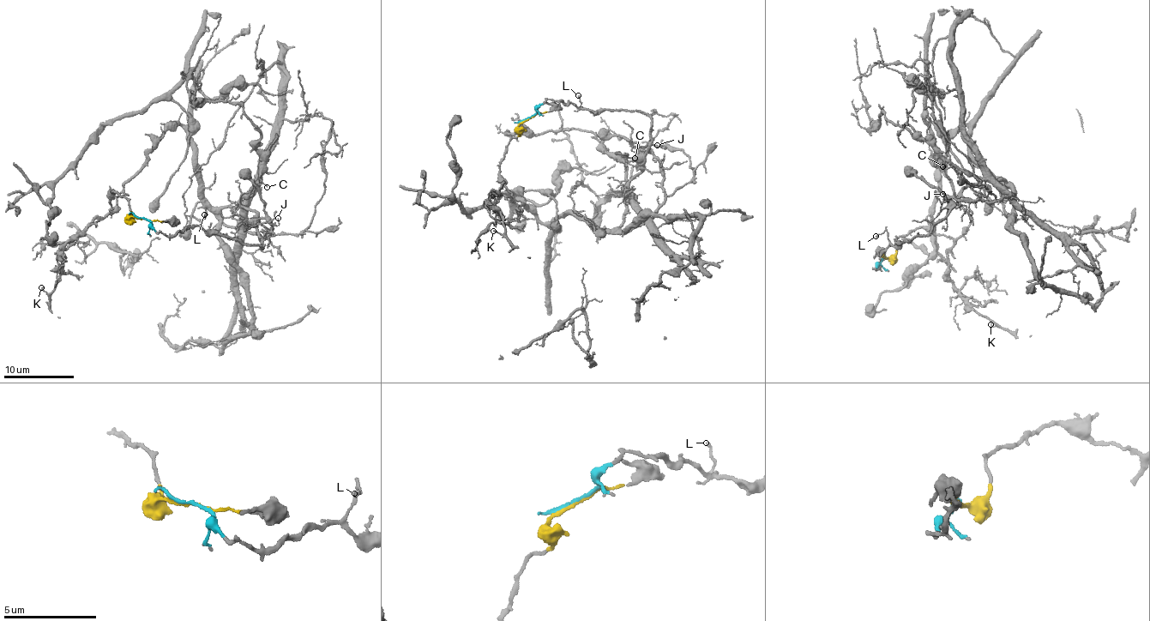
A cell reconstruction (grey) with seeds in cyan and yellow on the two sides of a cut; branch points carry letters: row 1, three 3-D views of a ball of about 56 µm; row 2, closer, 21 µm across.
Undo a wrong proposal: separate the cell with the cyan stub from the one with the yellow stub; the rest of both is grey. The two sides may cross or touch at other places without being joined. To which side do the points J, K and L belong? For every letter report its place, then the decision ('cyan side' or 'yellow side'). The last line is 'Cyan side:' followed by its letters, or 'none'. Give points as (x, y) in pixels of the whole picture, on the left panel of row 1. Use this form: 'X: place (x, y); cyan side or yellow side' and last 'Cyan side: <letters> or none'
J: place (278, 218); cyan side
K: place (41, 287); yellow side
L: place (204, 214); cyan side
Cyan side: J, L

